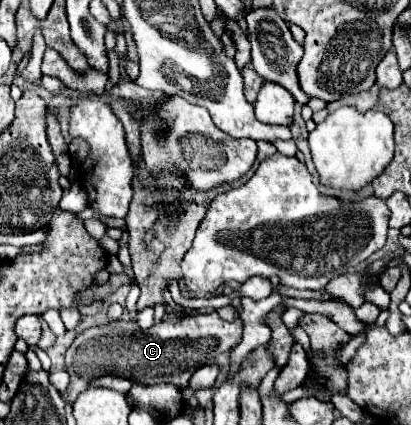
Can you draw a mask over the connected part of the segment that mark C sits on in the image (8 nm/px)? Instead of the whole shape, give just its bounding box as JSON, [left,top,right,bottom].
[62,312,242,402]

